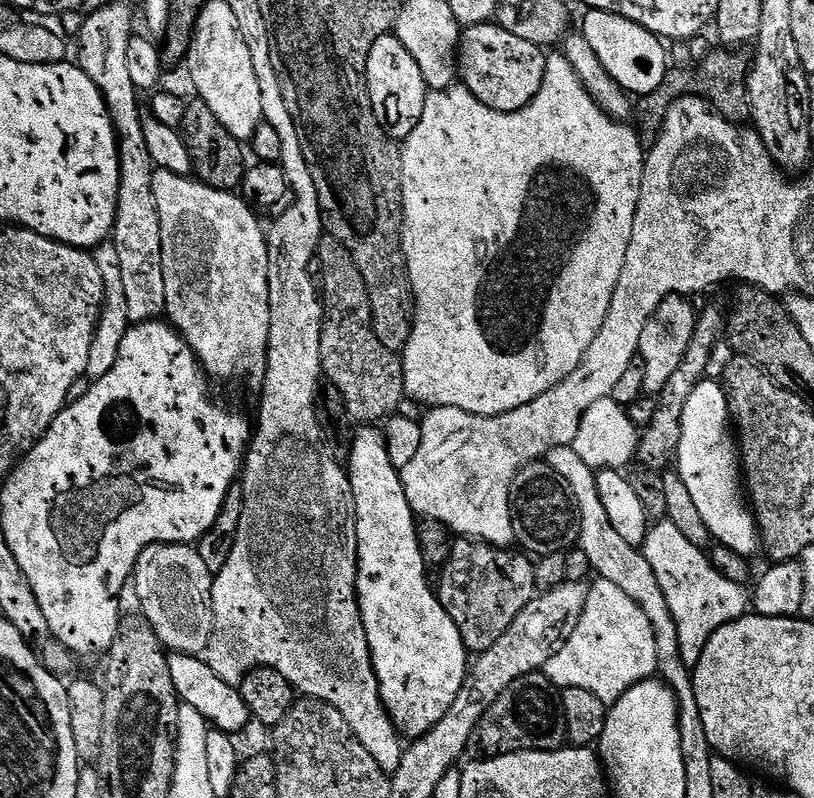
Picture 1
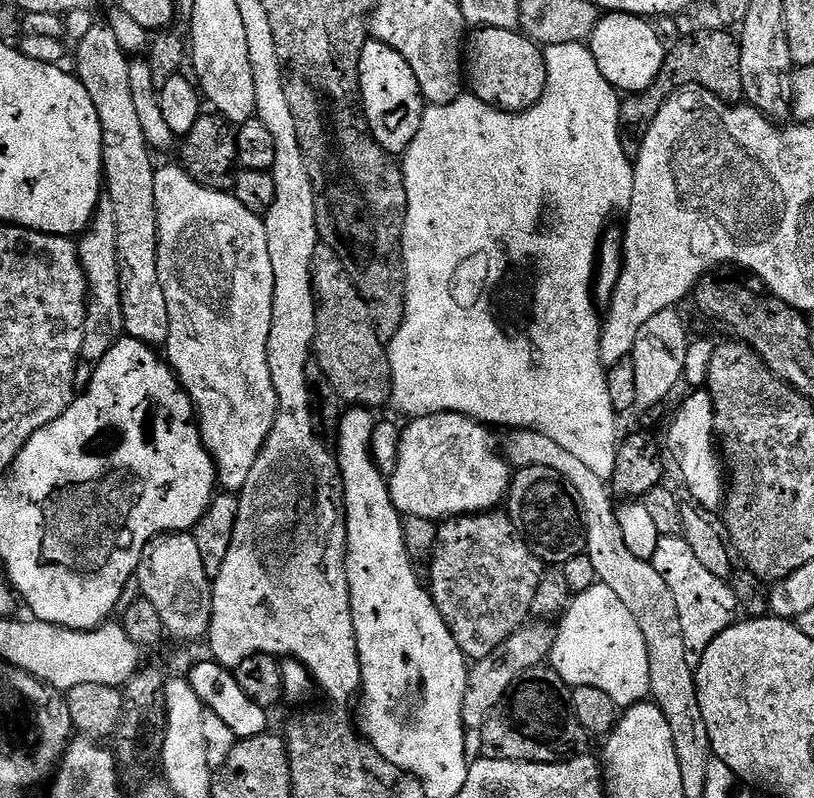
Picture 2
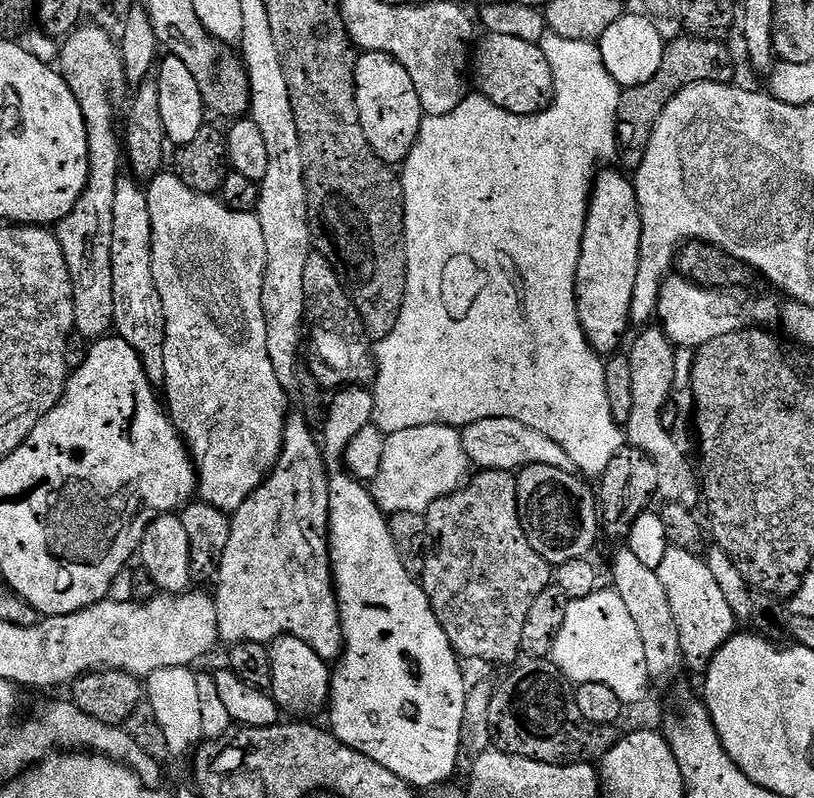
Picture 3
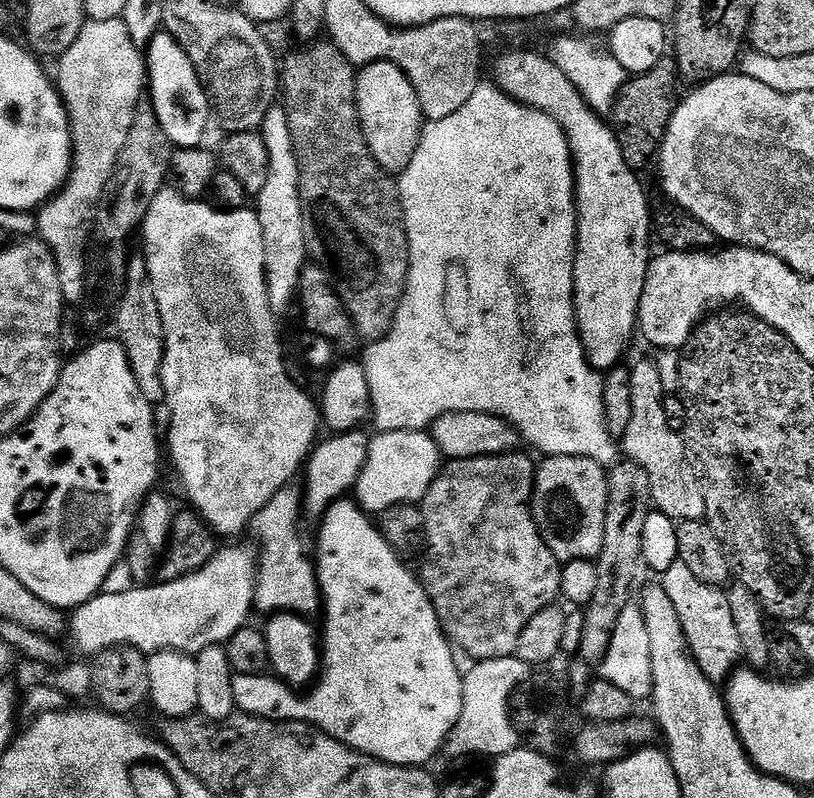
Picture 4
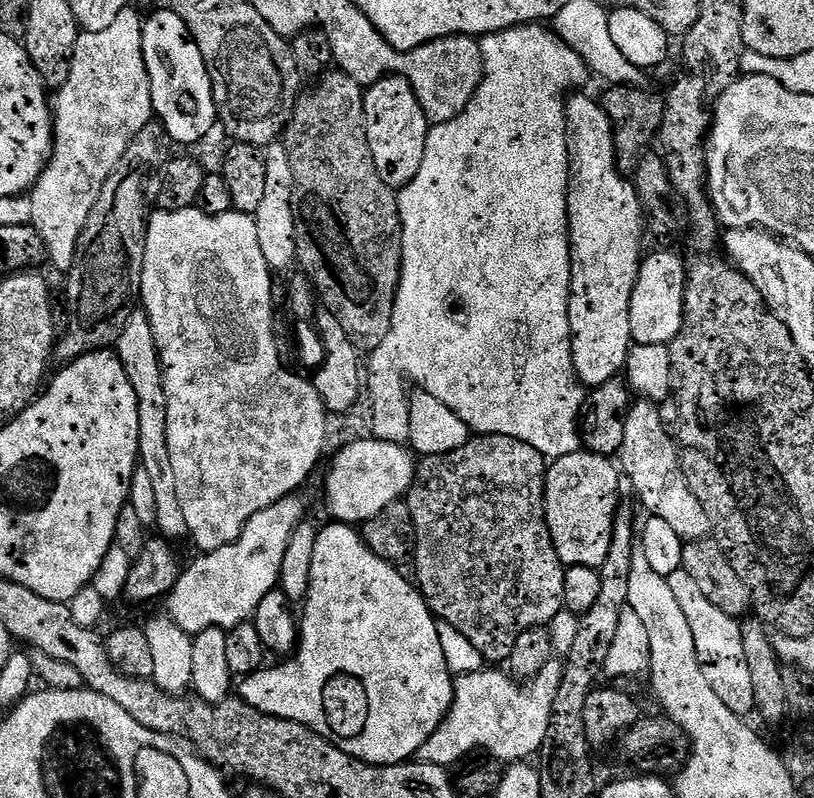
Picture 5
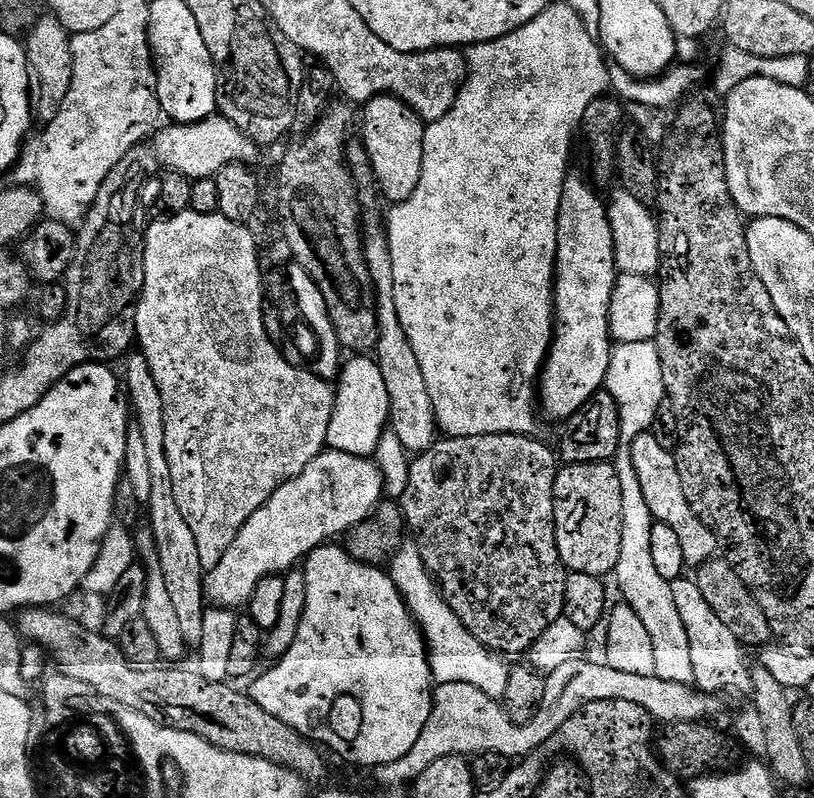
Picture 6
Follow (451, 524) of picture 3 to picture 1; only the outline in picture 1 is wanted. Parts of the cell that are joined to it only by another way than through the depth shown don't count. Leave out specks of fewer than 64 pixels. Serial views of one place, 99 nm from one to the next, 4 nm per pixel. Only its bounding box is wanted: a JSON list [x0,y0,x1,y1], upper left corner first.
[438,538,538,653]

